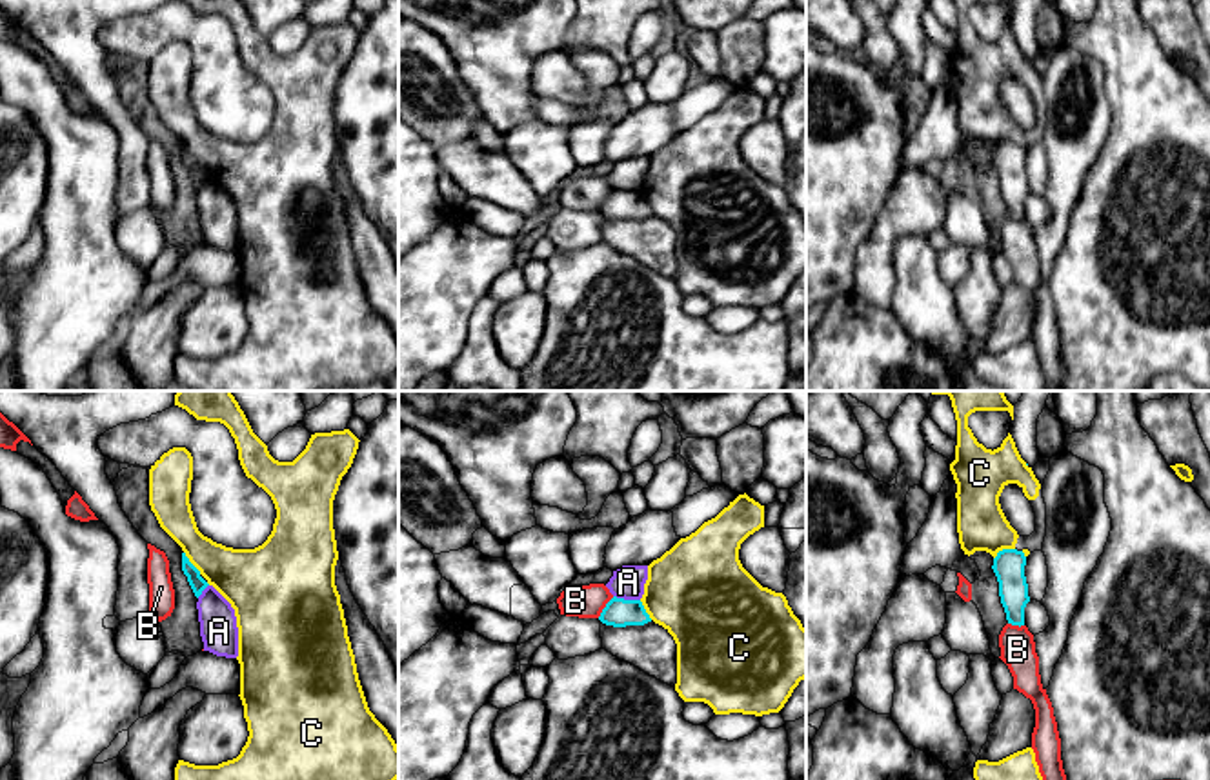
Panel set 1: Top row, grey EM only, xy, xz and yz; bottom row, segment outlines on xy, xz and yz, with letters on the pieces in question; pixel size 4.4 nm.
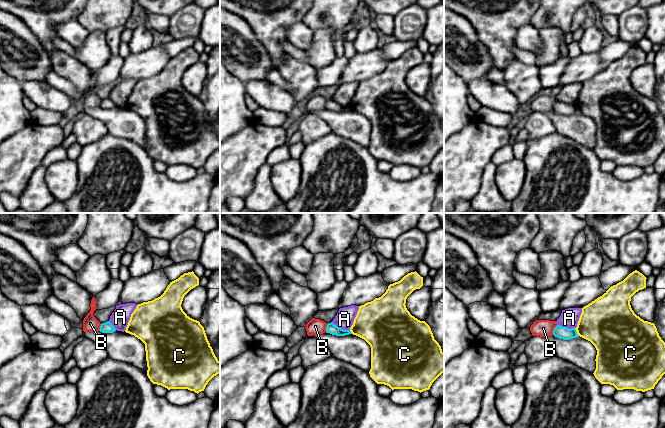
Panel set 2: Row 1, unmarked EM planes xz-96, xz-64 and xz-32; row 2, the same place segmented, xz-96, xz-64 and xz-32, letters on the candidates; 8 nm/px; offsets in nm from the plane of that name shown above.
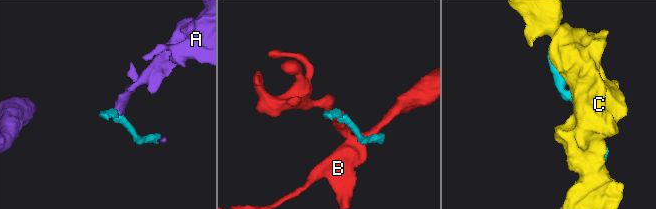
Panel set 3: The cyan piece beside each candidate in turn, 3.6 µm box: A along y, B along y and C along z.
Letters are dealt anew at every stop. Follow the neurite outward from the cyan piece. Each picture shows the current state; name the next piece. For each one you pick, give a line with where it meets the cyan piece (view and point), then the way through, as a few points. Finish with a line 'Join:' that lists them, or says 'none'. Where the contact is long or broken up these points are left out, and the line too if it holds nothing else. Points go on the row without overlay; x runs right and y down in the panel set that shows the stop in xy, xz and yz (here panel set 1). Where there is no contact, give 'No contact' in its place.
Join: none

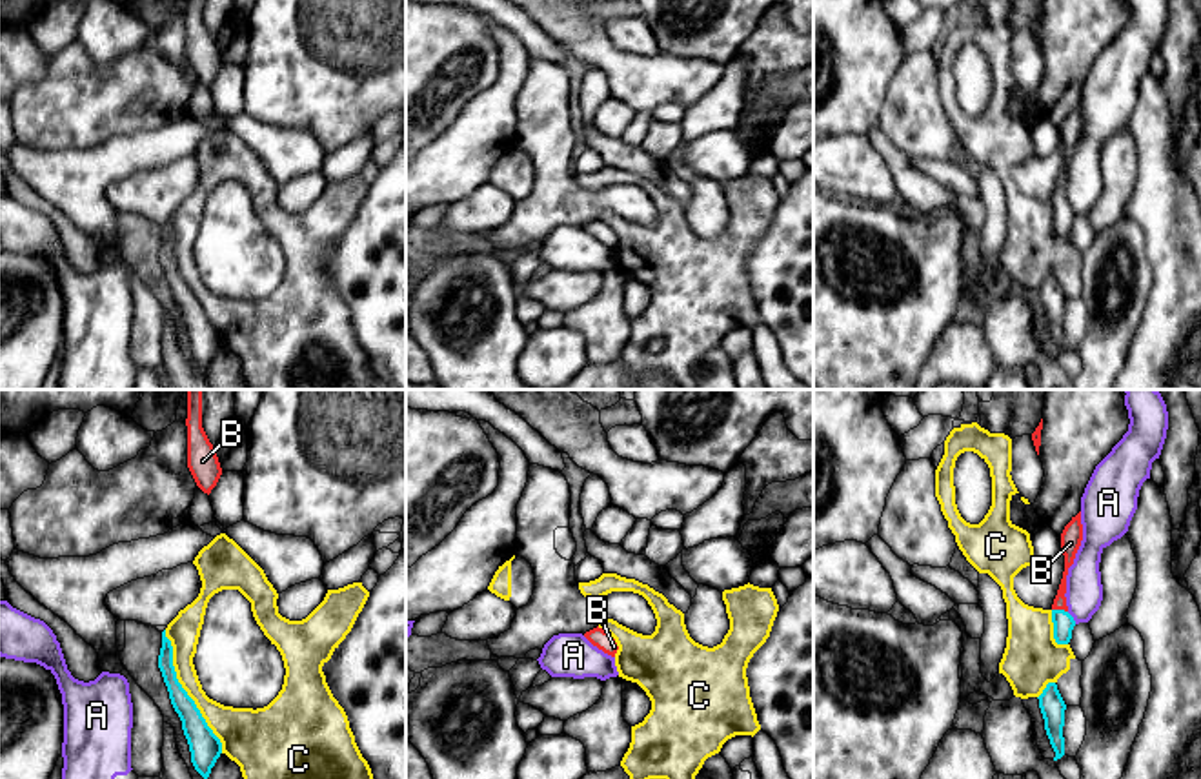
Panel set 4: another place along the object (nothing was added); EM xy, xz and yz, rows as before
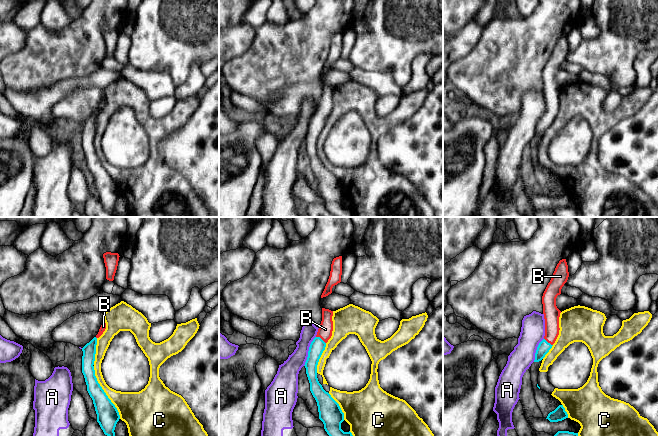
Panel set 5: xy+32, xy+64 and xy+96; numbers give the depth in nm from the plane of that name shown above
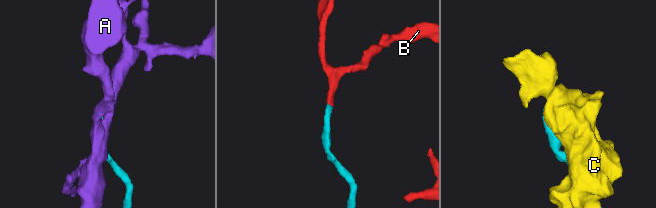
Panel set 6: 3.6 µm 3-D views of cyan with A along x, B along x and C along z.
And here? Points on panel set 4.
B: Touches cyan at yz (1059, 202). Path across: yz (1063, 215), (1059, 202), (1059, 195)
Join: B

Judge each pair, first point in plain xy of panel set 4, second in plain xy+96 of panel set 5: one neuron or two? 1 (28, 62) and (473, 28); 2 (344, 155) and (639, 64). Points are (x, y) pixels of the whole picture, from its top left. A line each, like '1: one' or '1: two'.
1: one
2: one

